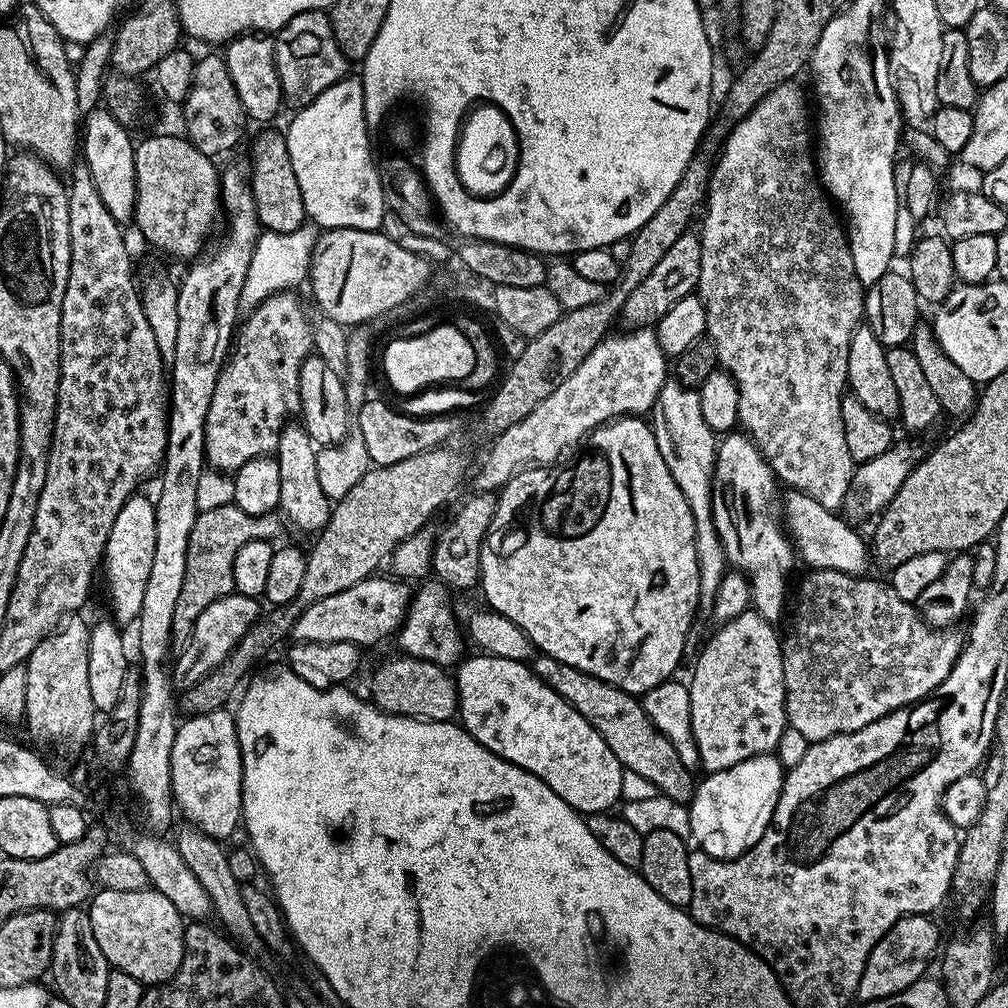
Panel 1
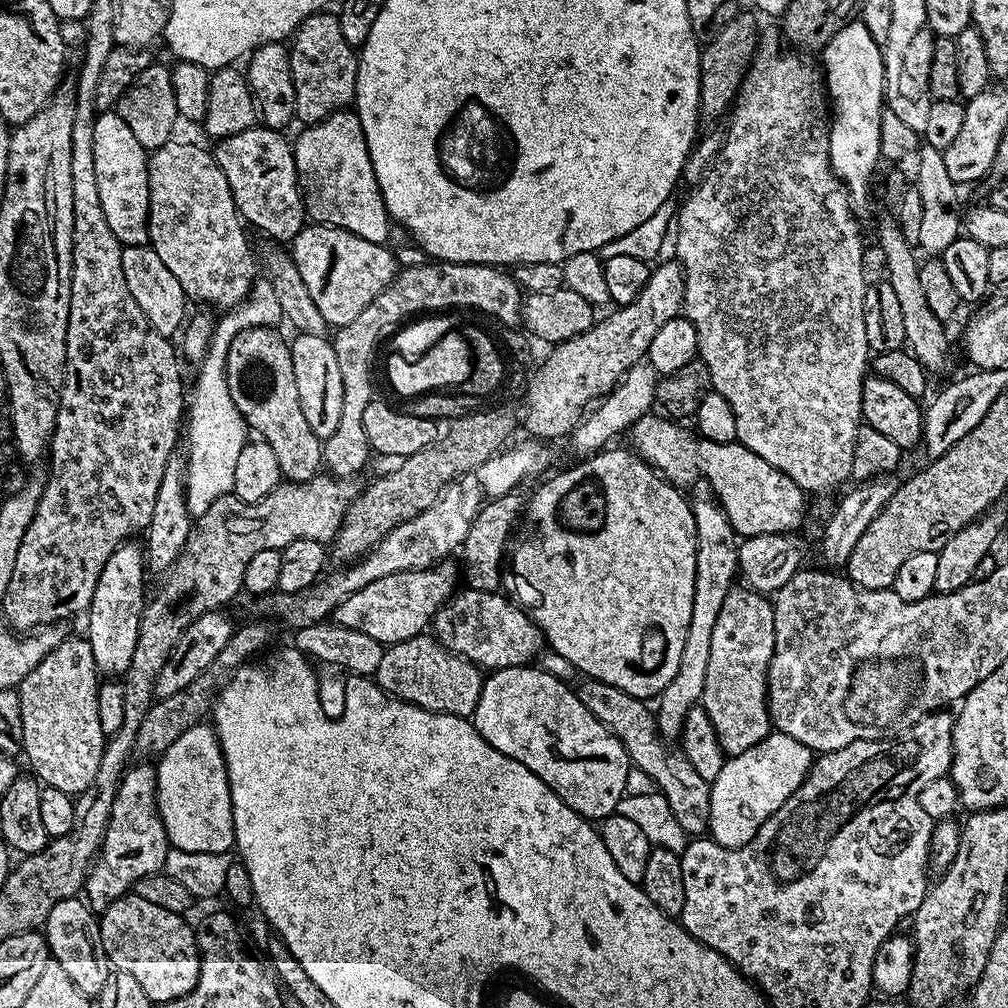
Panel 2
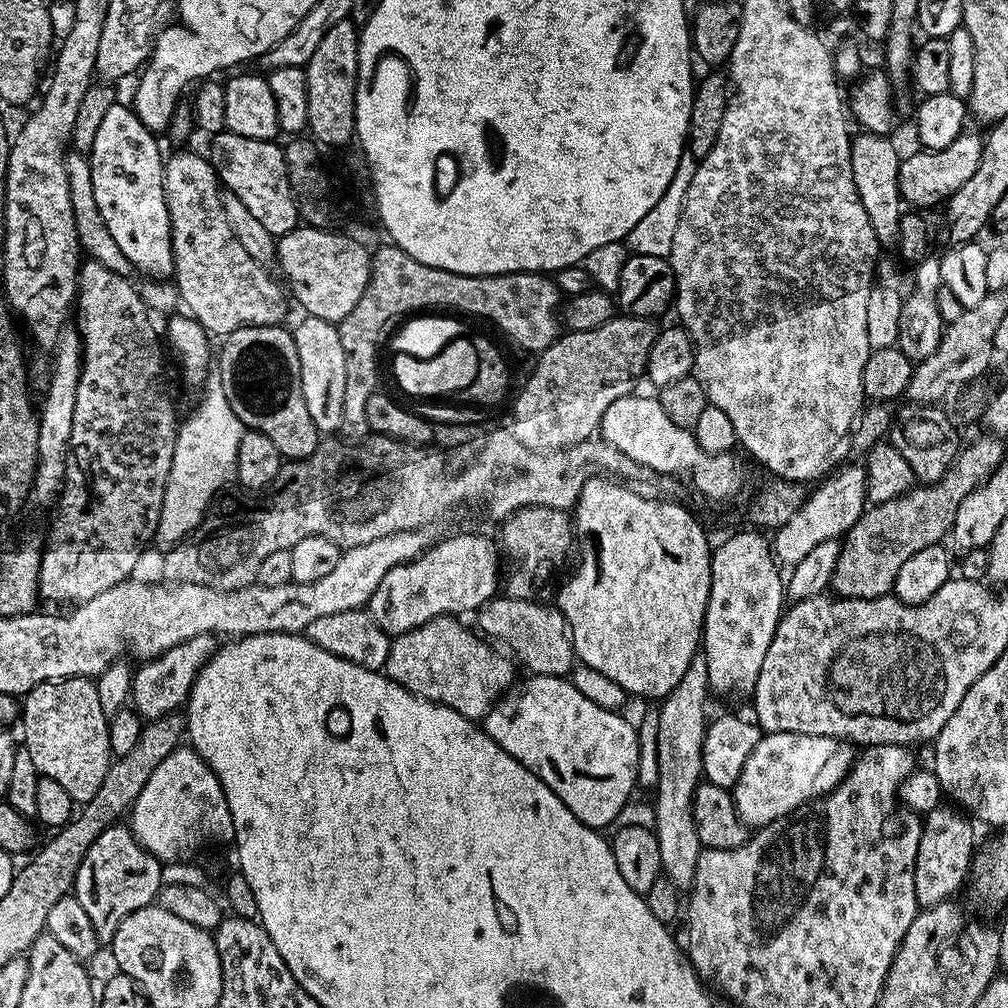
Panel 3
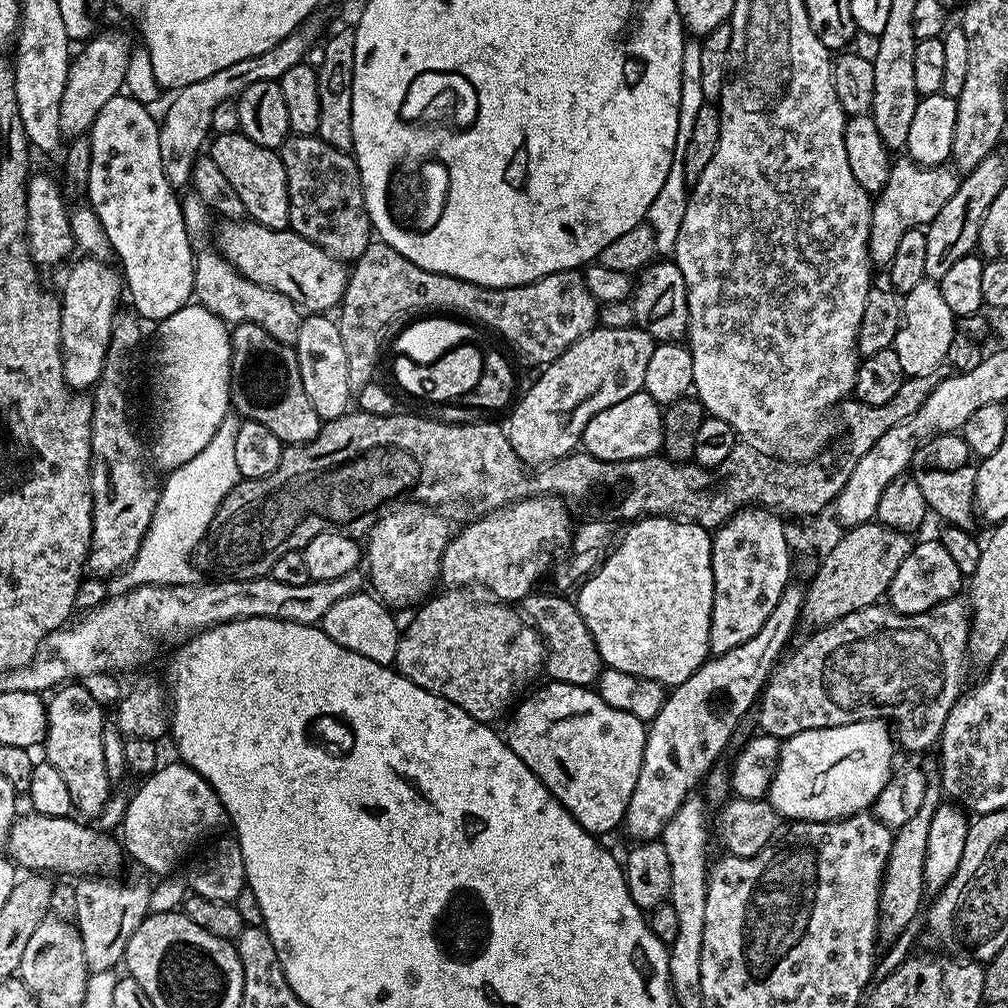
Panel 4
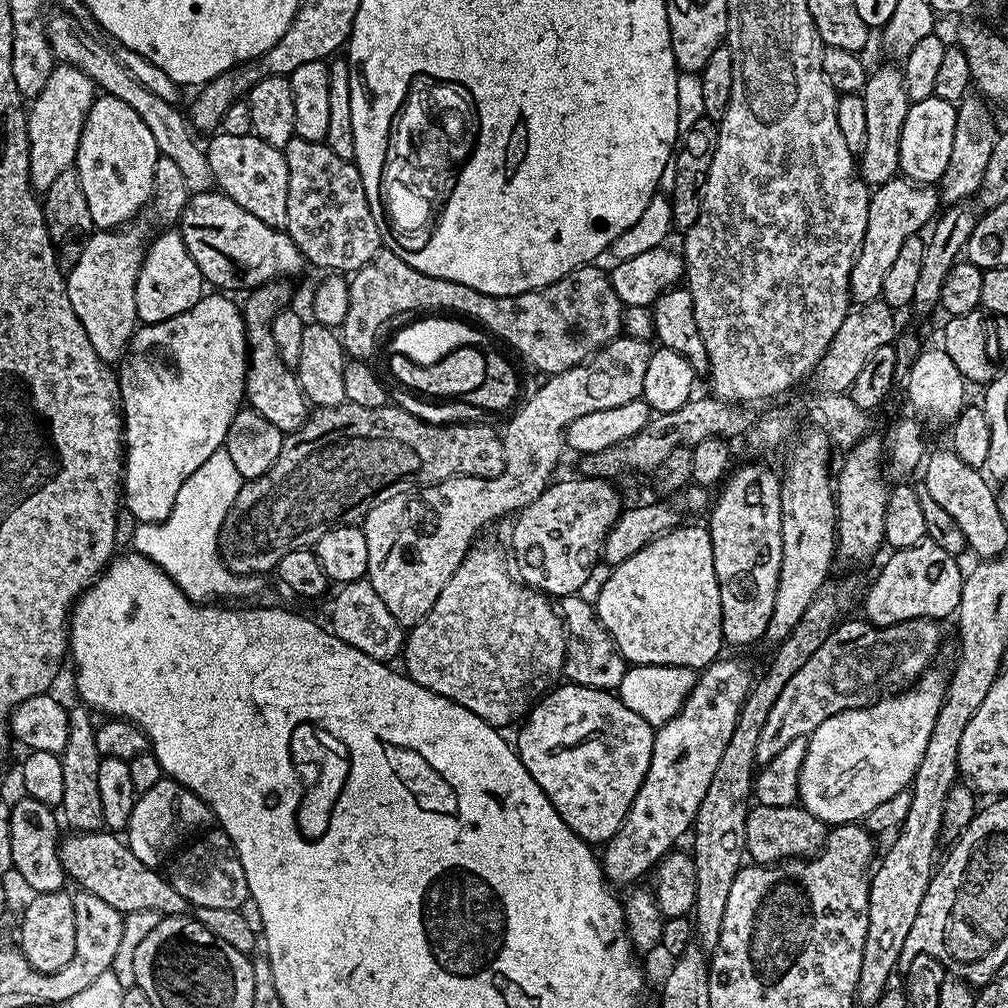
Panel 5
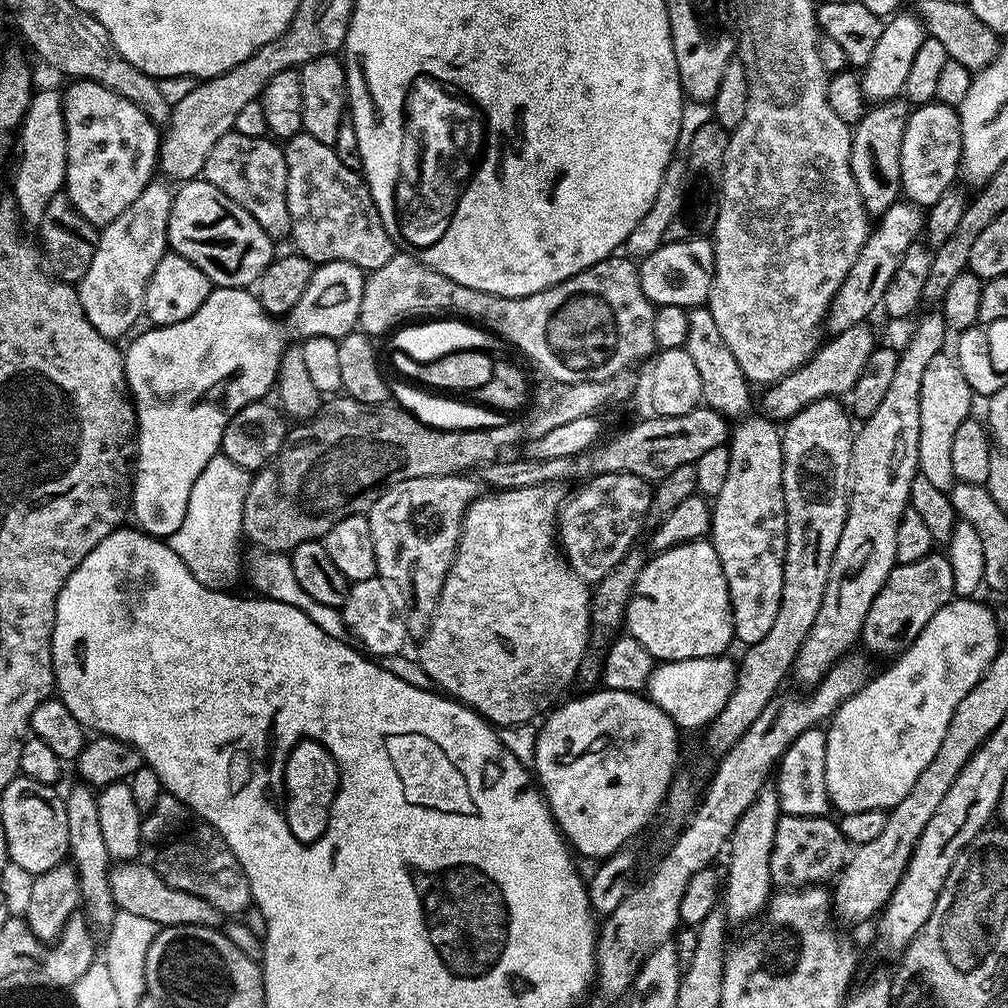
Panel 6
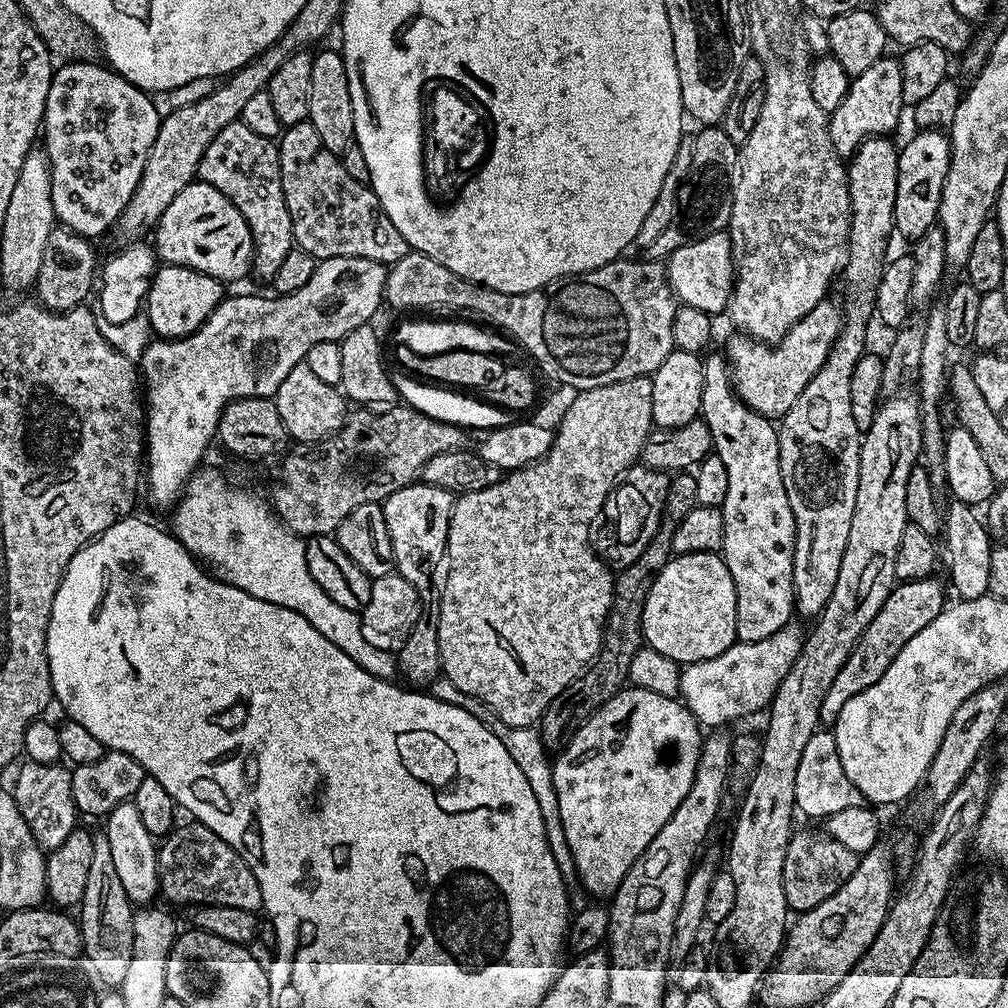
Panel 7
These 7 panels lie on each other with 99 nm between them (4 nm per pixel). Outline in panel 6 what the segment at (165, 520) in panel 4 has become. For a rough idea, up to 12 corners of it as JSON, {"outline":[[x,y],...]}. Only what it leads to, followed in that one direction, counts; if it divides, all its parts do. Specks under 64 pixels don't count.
{"outline":[[217,454],[190,490],[174,554],[208,588],[240,580],[249,469]]}

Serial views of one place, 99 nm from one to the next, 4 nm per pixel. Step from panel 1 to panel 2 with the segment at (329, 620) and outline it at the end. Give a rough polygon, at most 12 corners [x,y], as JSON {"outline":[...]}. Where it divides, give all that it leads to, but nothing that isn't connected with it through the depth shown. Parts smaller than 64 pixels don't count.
{"outline":[[451,559],[386,574],[331,623],[385,646],[419,636],[457,591]]}

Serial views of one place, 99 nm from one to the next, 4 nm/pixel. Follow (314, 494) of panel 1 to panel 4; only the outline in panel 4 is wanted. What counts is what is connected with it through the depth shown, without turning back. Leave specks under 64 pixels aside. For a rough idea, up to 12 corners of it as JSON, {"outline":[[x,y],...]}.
{"outline":[[253,323],[232,334],[230,404],[285,446],[322,421],[295,347]]}

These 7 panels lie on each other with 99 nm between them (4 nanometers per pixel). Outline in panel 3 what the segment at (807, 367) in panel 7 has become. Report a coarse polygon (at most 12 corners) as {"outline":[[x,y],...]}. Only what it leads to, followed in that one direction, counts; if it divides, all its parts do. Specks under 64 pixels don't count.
{"outline":[[984,136],[900,161],[900,199],[916,210],[947,201],[978,170]]}

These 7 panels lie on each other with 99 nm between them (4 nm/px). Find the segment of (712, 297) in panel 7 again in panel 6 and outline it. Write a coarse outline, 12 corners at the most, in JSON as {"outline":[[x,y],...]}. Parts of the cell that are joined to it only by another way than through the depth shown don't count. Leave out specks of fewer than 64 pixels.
{"outline":[[705,237],[641,259],[653,305],[701,307],[716,271]]}

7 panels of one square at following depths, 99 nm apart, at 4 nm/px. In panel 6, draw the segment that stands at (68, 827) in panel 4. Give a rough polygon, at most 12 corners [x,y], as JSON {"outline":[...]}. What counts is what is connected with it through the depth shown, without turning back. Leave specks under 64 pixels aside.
{"outline":[[146,862],[110,872],[119,911],[220,928],[210,902],[168,886]]}

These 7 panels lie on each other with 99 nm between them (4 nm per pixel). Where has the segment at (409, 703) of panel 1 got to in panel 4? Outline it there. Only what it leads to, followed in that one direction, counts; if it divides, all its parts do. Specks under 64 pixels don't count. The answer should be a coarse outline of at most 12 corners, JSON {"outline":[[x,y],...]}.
{"outline":[[434,596],[395,667],[492,722],[542,672],[515,607]]}

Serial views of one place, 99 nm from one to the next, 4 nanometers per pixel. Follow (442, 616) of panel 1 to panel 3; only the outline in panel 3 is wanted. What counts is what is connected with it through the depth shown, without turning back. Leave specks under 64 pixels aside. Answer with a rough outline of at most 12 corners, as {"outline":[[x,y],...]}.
{"outline":[[497,595],[475,613],[481,637],[531,675],[577,663],[559,608]]}

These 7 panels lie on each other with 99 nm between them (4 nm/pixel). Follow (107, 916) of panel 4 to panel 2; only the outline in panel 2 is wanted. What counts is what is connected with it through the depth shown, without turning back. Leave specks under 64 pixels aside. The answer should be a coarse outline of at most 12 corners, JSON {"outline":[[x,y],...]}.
{"outline":[[129,767],[84,887],[102,914],[170,850],[156,769]]}

